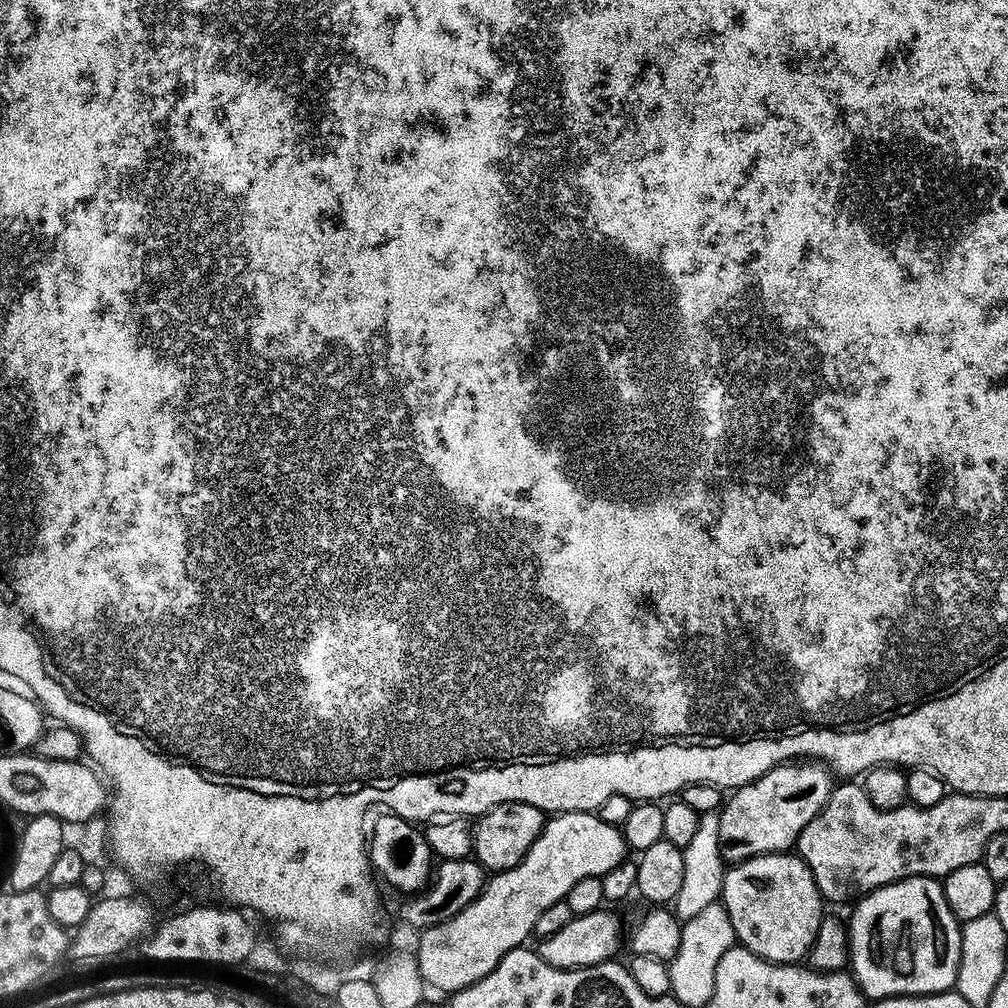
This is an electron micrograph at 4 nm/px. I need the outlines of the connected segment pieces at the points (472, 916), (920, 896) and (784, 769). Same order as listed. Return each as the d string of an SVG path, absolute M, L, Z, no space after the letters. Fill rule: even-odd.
M595 811L590 812L562 812L553 815L538 834L538 838L530 846L530 850L512 868L505 872L495 873L485 883L483 890L474 902L470 902L458 914L448 920L436 924L432 928L425 928L419 933L420 945L414 948L414 955L425 985L429 989L437 988L440 992L451 994L486 978L510 950L521 947L524 940L536 931L538 918L554 902L565 899L574 886L574 882L582 882L582 878L605 876L614 866L618 866L626 859L626 845L623 831L615 824L602 822L602 818Z
M911 876L905 880L898 880L894 884L887 884L881 888L876 888L866 896L861 896L855 901L856 909L852 912L852 917L847 917L848 926L848 964L850 965L850 975L855 980L857 986L869 1001L875 1002L884 1000L888 996L933 996L936 992L947 992L955 989L956 975L960 969L960 947L962 938L960 930L961 921L956 919L956 915L950 910L946 902L943 883L934 876Z
M789 762L770 769L754 783L735 789L719 811L720 852L727 863L765 853L789 851L805 826L824 808L834 787L827 767L818 762Z

